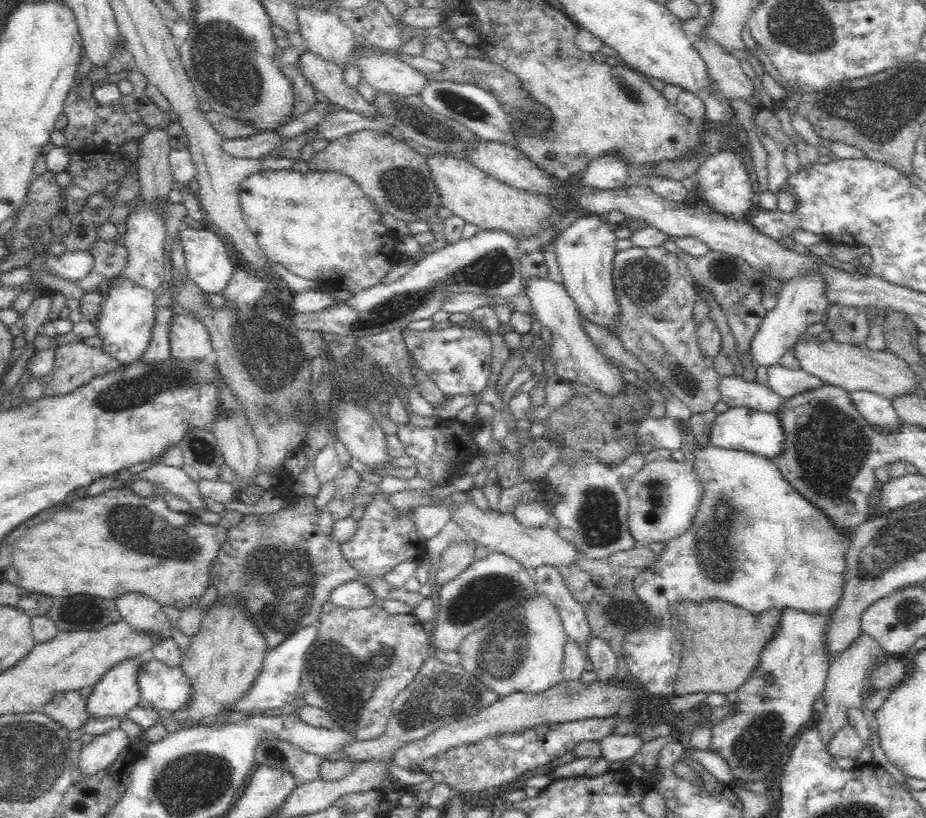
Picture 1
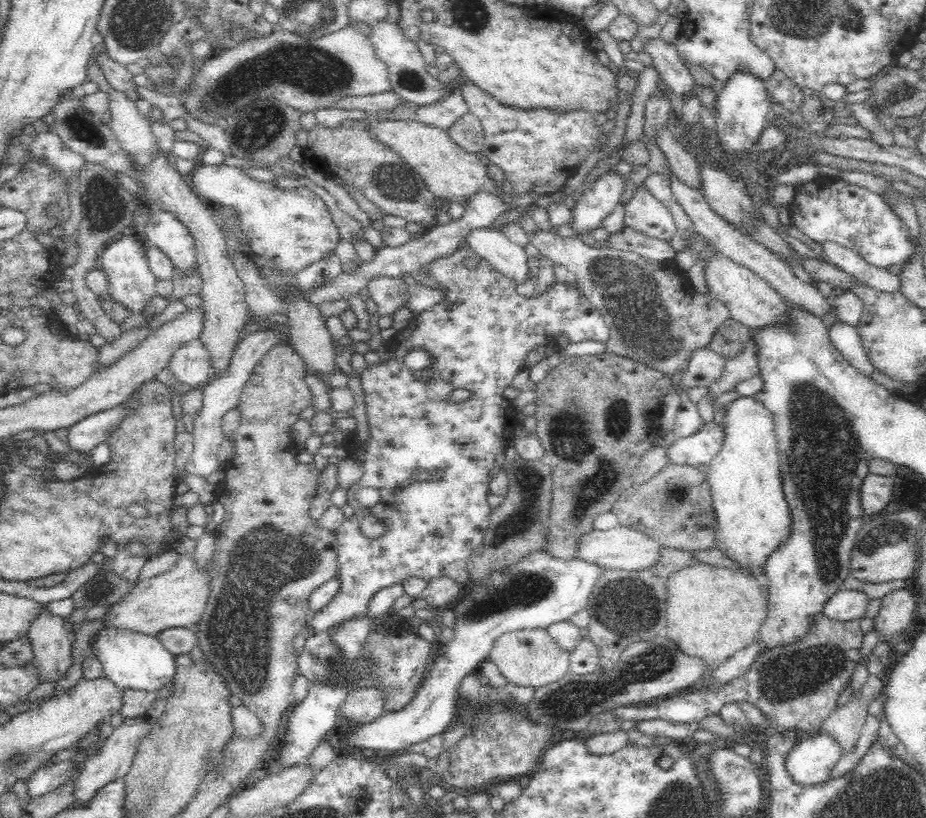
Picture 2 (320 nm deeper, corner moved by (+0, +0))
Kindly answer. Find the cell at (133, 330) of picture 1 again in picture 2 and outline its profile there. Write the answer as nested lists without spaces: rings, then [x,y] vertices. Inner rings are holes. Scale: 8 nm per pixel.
[[[129,231],[100,251],[98,258],[98,268],[108,277],[109,297],[131,314],[142,314],[146,304],[159,291],[157,278],[147,265],[142,242],[143,237],[140,234]]]

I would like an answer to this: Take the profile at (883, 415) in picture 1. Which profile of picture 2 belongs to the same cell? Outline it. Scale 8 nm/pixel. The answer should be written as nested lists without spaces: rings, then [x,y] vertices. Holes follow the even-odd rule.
[[[846,323],[833,325],[828,329],[832,344],[838,349],[842,358],[851,364],[858,373],[866,378],[871,378],[877,369],[874,367],[868,355],[861,345],[861,338],[856,326]]]

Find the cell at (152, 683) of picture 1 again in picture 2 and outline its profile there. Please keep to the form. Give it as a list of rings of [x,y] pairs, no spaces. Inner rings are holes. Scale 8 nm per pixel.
[[[110,628],[98,636],[94,648],[102,663],[102,674],[123,690],[130,688],[135,691],[158,693],[171,684],[176,674],[175,657],[154,636]]]

